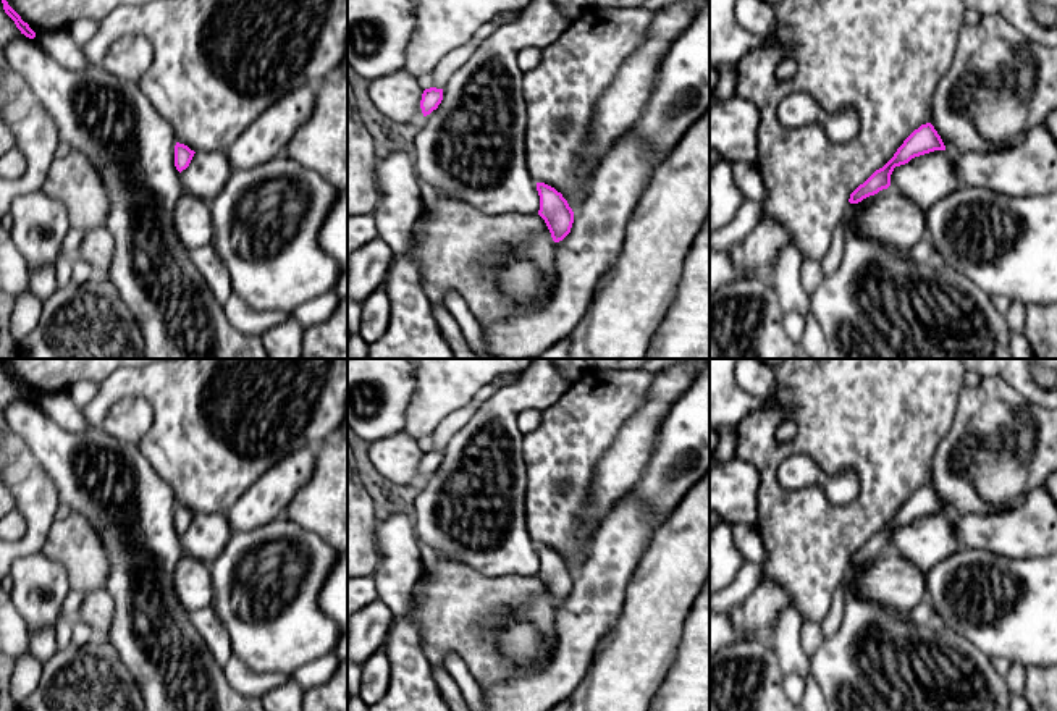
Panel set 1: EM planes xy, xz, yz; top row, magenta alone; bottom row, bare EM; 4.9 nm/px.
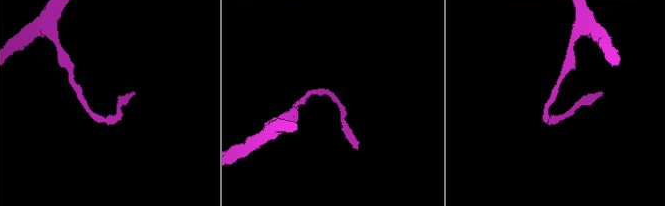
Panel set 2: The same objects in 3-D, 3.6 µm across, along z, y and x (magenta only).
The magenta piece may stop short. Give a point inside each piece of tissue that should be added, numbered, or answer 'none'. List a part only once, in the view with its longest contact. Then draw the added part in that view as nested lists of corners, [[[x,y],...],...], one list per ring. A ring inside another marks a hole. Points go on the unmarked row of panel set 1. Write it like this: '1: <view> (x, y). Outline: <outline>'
none

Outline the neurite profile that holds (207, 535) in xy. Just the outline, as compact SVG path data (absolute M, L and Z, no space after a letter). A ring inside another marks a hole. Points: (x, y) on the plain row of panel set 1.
M196 514L189 528L179 535L184 554L210 566L223 551L233 530L225 514Z

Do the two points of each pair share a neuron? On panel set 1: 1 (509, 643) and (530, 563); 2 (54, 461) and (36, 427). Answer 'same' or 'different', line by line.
1: different
2: same

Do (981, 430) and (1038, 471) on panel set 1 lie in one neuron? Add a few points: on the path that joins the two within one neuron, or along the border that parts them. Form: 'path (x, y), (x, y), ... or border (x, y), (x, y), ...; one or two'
path (996, 441), (1001, 446), (1014, 446), (1023, 456); one

